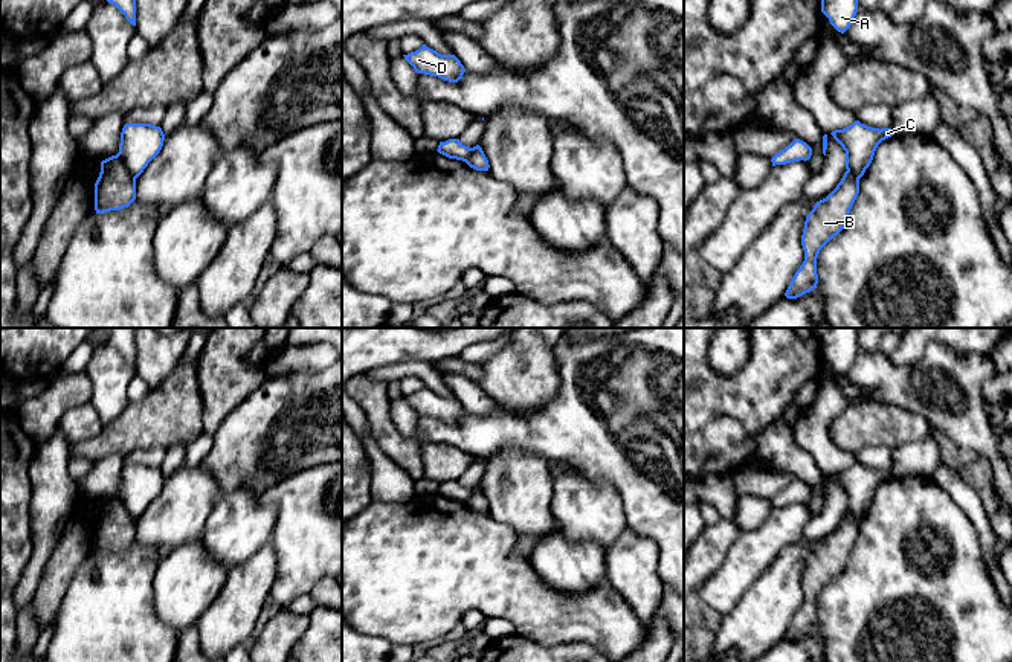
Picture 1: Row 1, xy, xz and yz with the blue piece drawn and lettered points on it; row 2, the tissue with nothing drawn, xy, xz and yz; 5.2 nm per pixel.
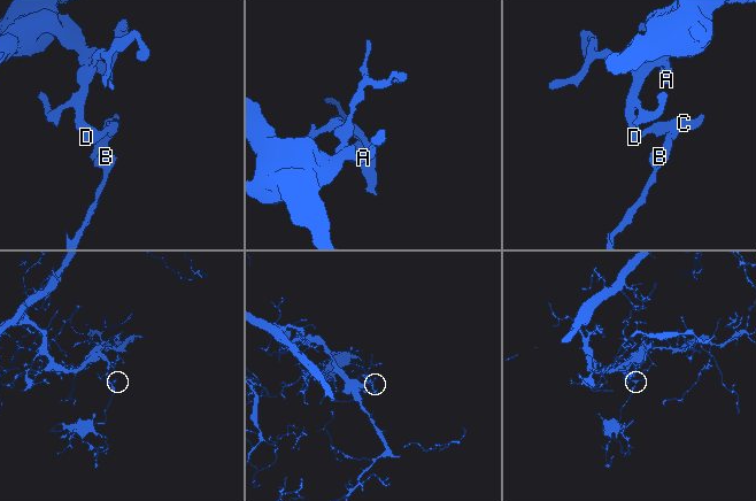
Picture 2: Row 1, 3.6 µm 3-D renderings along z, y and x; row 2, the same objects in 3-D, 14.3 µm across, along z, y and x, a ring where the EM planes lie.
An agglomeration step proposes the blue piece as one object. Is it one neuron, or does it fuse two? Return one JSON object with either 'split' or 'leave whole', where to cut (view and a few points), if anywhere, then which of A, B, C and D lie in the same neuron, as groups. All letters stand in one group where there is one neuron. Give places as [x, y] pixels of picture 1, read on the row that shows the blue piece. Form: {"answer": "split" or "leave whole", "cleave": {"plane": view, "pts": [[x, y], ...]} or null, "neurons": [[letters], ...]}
{"answer": "split", "cleave": {"plane": "xy", "pts": [[116, 154], [135, 180]]}, "neurons": [["A", "C", "D"], ["B"]]}

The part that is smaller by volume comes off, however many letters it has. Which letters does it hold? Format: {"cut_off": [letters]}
{"cut_off": ["B"]}

